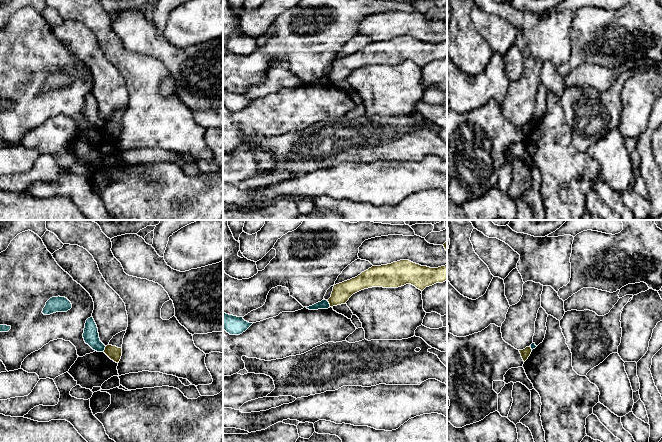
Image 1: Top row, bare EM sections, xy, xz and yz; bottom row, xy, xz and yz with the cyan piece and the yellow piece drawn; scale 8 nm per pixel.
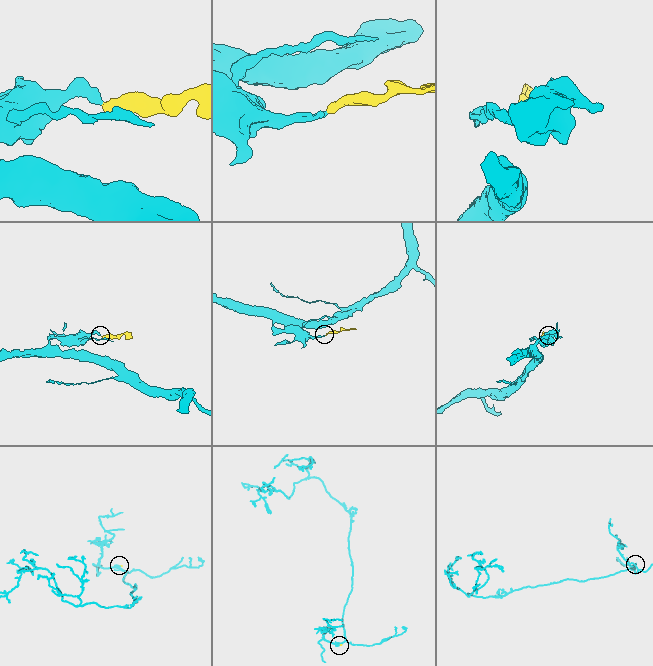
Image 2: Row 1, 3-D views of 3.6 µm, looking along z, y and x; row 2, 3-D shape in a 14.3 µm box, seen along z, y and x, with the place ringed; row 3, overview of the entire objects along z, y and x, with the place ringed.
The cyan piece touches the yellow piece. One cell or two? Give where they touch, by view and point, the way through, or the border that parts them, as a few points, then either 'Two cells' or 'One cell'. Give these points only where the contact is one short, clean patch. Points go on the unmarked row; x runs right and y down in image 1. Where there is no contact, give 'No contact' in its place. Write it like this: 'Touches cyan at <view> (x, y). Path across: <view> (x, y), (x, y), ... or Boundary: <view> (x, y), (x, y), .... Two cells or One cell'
Touches cyan at xz (328, 79). Boundary: xz (326, 76), (330, 82). Two cells

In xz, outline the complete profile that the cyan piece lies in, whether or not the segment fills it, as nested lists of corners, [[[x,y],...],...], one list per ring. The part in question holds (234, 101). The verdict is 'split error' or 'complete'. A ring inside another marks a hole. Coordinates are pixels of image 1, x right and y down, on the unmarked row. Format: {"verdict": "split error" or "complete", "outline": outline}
{"verdict": "complete", "outline": [[[223,88],[223,105],[230,111],[240,111],[253,99],[249,99],[243,93],[229,91]]]}

